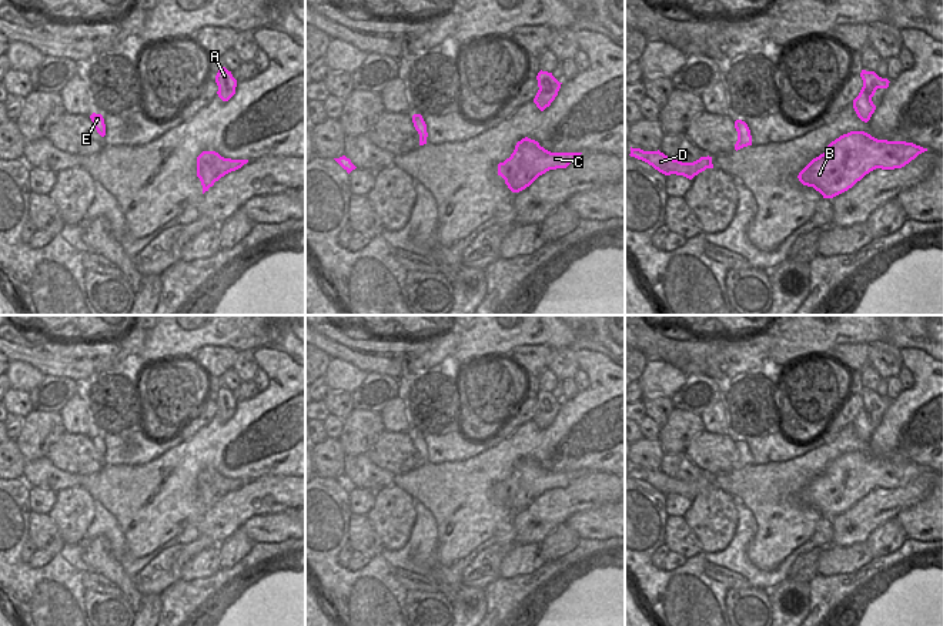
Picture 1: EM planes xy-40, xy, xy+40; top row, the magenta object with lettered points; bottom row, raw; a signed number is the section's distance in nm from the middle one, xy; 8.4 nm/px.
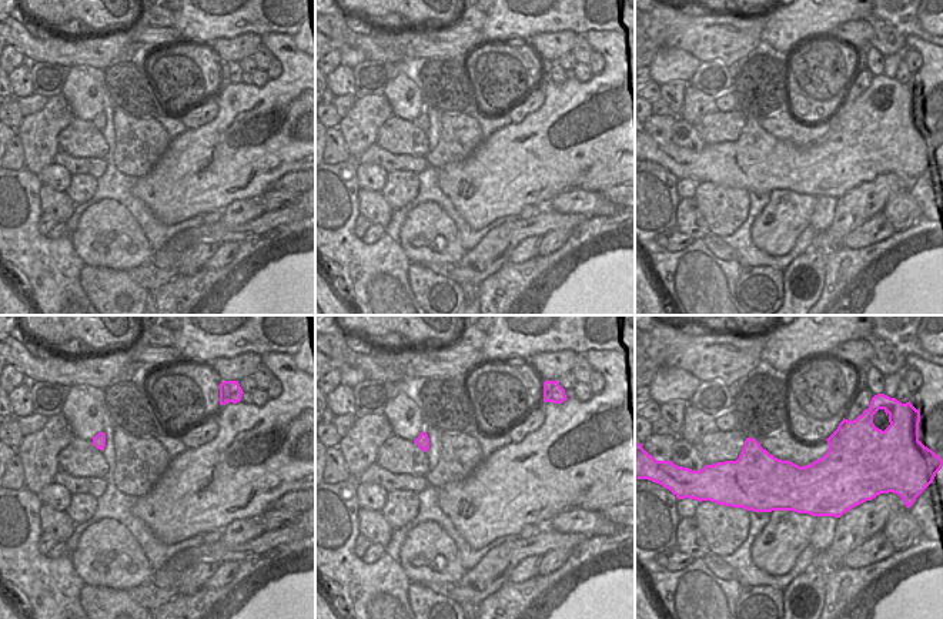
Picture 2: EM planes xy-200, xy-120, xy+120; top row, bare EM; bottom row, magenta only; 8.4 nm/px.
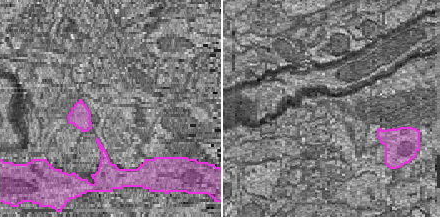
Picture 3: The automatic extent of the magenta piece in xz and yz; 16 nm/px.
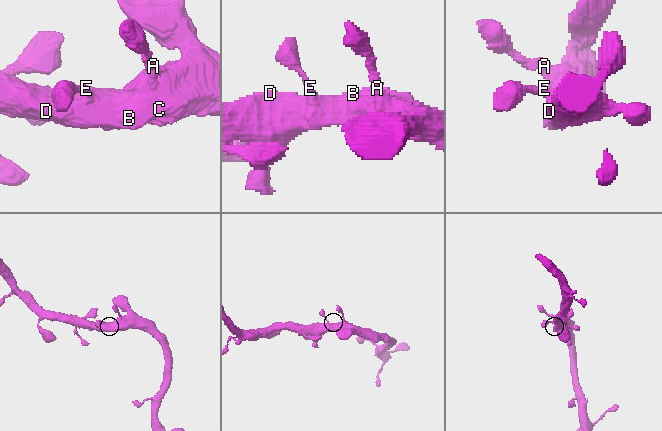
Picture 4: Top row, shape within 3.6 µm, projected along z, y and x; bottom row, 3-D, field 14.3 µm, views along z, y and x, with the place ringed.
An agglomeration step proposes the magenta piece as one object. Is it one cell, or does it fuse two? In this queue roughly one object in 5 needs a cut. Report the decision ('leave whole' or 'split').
leave whole

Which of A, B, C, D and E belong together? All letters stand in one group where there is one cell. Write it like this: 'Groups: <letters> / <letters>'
Groups: A B C D E.

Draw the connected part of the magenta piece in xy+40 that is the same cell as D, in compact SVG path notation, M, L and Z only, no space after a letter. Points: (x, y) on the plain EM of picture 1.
M631 466L631 476L642 479L652 485L655 489L665 495L676 493L683 495L692 499L699 492L705 491L706 488L713 488L712 476L700 476L693 482L682 482L679 479L669 478L663 472L658 471L643 471L641 468Z

